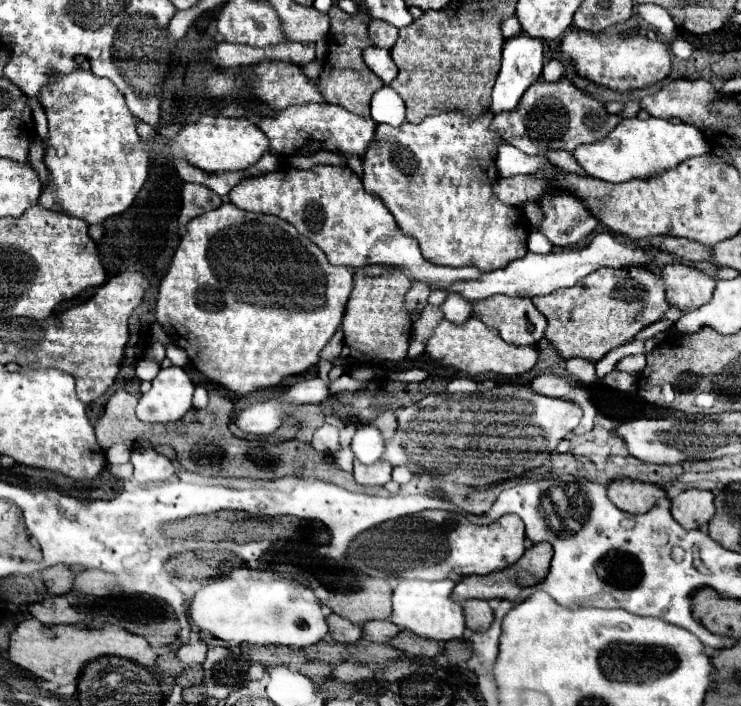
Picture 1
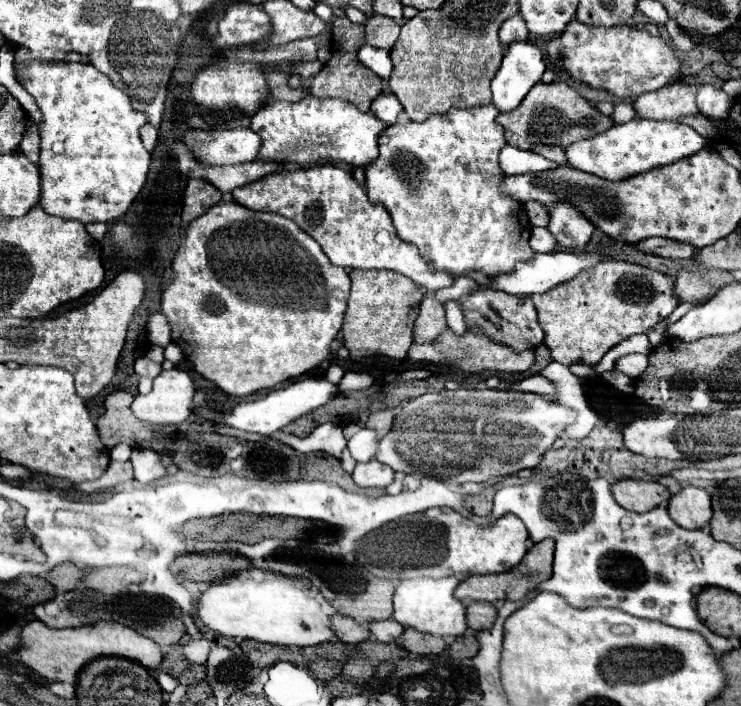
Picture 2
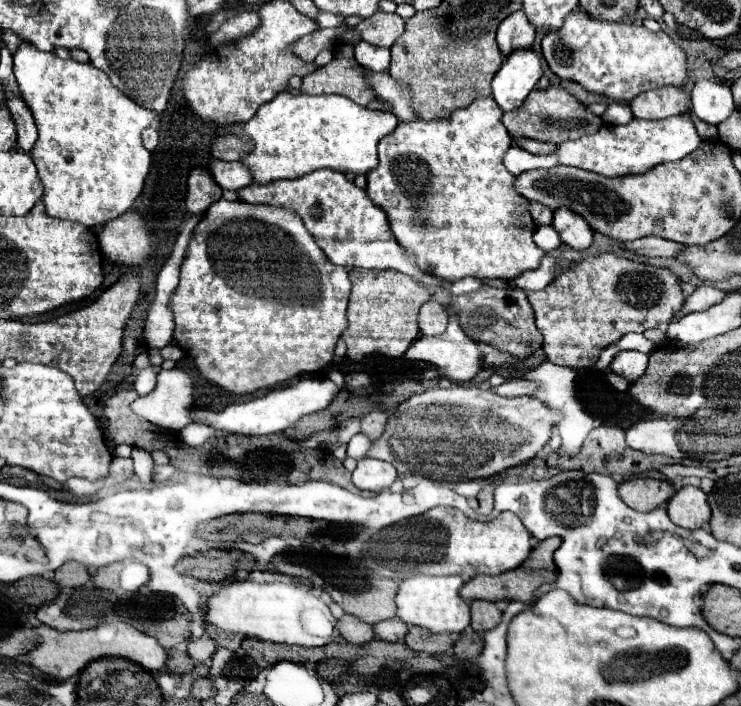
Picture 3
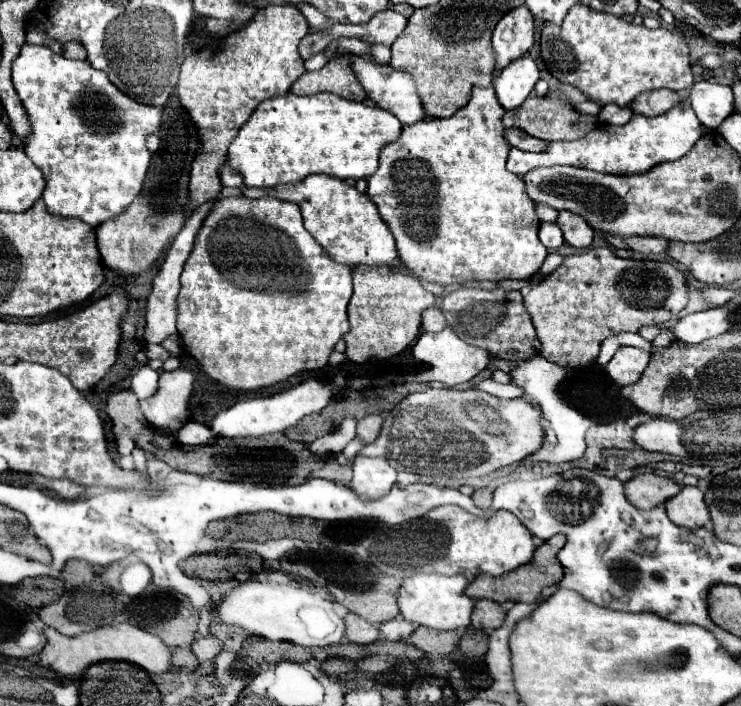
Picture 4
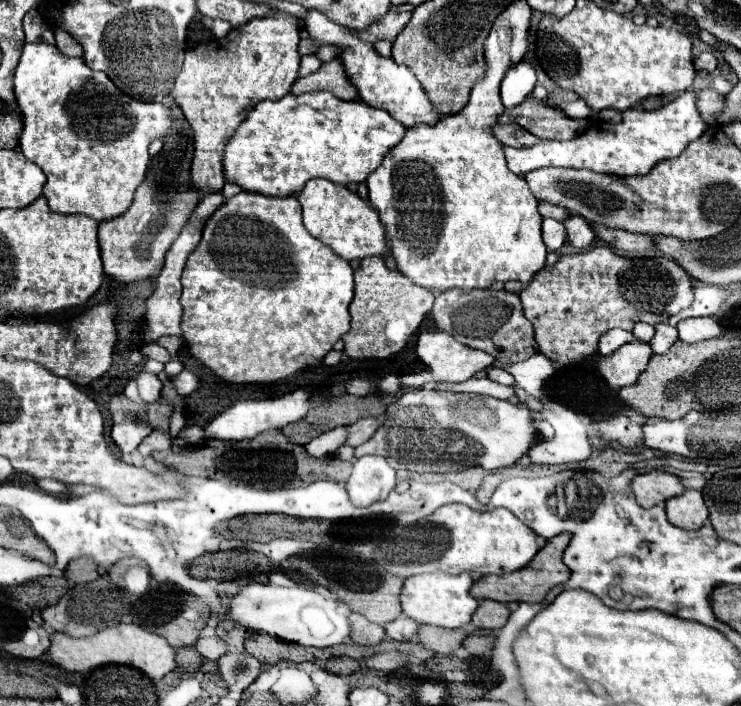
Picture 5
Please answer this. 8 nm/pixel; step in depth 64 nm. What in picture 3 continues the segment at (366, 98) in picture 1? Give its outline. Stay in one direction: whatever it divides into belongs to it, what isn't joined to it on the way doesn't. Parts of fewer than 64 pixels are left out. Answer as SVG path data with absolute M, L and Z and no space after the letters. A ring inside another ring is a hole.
M346 32L338 38L338 46L342 46L334 58L314 70L312 74L302 78L300 92L302 94L340 94L354 100L360 106L368 106L374 100L374 92L368 86L362 66L356 64L352 44L360 40L360 34Z

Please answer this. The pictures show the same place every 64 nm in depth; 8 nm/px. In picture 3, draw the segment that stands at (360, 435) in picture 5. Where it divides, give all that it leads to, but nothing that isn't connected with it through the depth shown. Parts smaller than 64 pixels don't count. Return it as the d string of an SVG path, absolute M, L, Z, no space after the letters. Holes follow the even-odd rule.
M374 410L370 414L366 414L360 422L362 426L362 434L366 434L370 440L376 440L382 436L384 426L386 426L386 412L382 410Z

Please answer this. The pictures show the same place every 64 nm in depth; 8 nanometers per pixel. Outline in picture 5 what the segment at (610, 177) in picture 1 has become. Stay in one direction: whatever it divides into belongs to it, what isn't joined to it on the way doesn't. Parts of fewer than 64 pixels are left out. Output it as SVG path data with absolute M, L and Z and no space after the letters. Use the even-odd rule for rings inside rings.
M694 90L682 92L676 98L672 98L668 104L656 110L642 110L642 108L630 108L622 112L622 122L606 122L606 128L602 124L590 126L584 134L568 140L568 142L556 142L556 140L540 140L538 144L530 148L512 148L504 146L508 168L514 174L524 176L526 172L538 170L538 168L586 168L600 174L614 174L614 176L634 176L634 174L648 174L652 166L658 162L678 156L690 142L694 142L706 128L706 120L698 112L698 96Z

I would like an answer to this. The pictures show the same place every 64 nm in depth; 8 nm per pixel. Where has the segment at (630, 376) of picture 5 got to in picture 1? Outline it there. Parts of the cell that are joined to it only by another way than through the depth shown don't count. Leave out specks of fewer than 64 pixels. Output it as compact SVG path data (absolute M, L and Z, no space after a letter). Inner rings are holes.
M644 354L626 356L626 358L622 358L622 360L616 364L618 370L628 372L628 374L632 374L632 376L638 376L638 374L644 370L644 366L646 366L646 356L644 356Z

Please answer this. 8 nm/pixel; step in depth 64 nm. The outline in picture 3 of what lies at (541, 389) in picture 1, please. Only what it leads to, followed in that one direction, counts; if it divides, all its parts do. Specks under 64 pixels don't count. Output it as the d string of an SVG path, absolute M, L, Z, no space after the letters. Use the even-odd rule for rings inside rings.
M506 380L500 386L488 386L488 390L494 390L500 396L522 396L522 394L530 394L534 390L534 384L528 380Z

